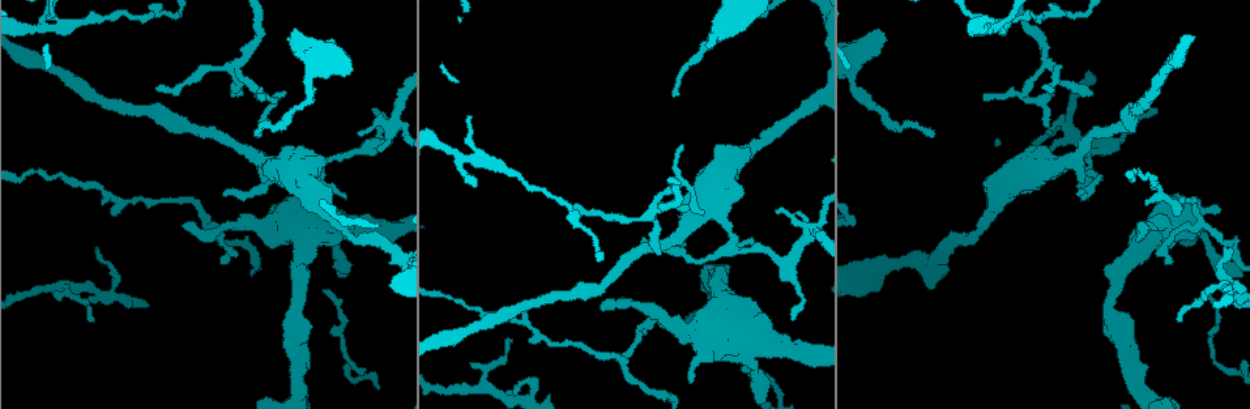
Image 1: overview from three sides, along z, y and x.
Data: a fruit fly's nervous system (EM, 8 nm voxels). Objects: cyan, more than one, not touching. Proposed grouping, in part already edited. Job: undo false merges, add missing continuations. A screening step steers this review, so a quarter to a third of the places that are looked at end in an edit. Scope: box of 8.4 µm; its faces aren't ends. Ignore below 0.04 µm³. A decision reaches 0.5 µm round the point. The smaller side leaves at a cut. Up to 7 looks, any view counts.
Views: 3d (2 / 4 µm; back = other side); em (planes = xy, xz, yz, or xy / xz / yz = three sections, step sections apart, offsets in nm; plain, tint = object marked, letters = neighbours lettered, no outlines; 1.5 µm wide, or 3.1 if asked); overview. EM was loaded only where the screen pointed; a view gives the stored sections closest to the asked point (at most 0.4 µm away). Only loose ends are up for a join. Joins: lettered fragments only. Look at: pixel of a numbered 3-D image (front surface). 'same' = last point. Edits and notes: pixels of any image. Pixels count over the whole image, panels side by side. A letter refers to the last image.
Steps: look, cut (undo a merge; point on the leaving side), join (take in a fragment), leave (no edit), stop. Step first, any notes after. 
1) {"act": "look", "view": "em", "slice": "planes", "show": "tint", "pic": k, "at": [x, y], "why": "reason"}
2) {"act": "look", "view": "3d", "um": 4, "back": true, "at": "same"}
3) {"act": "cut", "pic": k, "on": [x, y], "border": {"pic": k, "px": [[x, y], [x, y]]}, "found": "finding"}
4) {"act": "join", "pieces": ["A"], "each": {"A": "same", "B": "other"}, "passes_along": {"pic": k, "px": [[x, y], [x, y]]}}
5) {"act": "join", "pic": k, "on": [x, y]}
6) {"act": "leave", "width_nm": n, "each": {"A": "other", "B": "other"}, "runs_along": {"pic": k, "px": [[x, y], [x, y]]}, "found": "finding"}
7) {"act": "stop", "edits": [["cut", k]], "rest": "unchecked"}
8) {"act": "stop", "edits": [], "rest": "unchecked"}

{"act": "look", "view": "3d", "um": 4, "pic": 1, "at": [998, 25], "why": "sharp bend"}

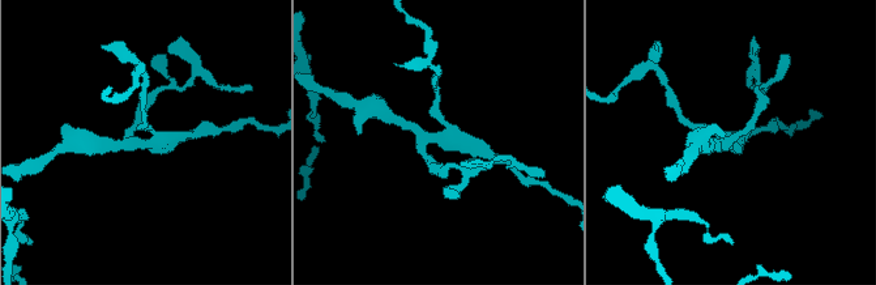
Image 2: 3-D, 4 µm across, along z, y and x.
{"act": "look", "view": "em", "slice": "planes", "show": "letters", "pic": 2, "at": [727, 142], "arms": 4}

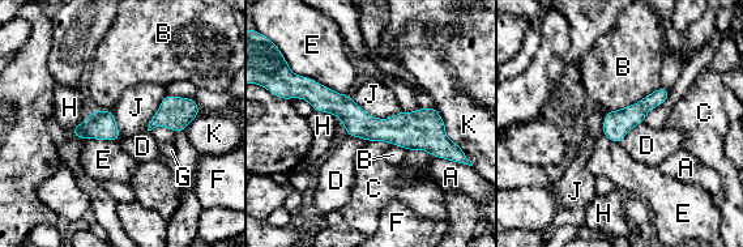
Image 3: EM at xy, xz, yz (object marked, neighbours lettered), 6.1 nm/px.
{"act": "leave", "width_nm": 120, "each": {"A": "other", "B": "other", "C": "other", "D": "other", "E": "other", "F": "other", "G": "other", "H": "other", "J": "other", "K": "other"}, "border": {"pic": 3, "px": [[349, 96], [379, 118], [401, 111]]}, "found": "all the same neuron"}

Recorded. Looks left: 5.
{"act": "look", "view": "3d", "um": 2, "pic": 1, "at": [885, 41], "why": "free end"}

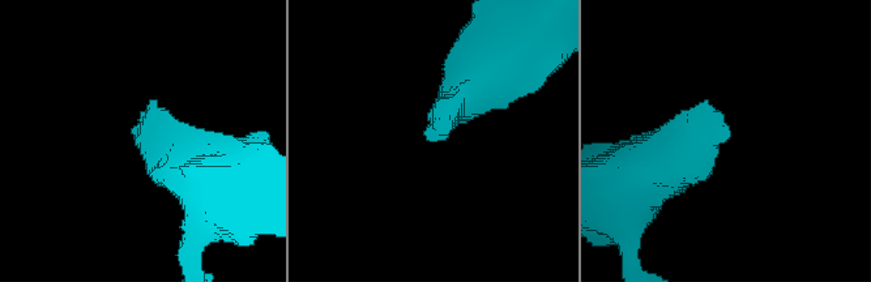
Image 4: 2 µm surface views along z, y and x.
{"act": "look", "view": "em", "slice": "planes", "show": "plain", "pic": 4, "at": [429, 135]}

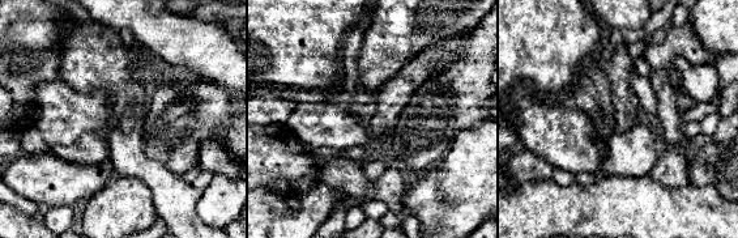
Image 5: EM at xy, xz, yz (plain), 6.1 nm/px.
{"act": "look", "view": "em", "slice": "planes", "show": "letters", "at": "same"}

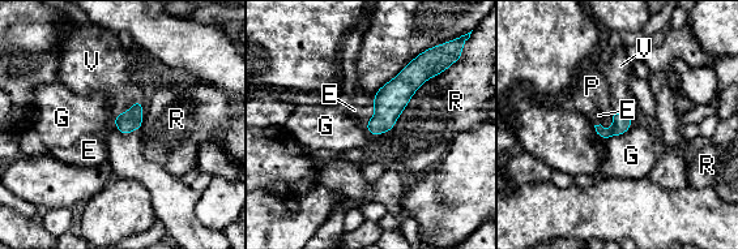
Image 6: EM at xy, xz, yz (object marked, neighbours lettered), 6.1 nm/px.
{"act": "join", "pieces": ["V"], "each": {"E": "other", "G": "other", "P": "other", "R": "other", "V": "same"}, "passes_along": {"pic": 6, "px": [[126, 123], [136, 102], [107, 73]]}, "found": "the neuron continues"}

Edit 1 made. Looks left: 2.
{"act": "look", "view": "em", "slice": "planes", "show": "letters", "pic": 1, "at": [1047, 85], "why": "tapers out"}

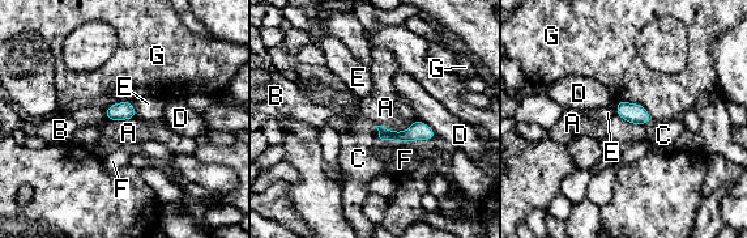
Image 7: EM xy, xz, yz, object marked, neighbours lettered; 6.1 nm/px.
{"act": "leave", "each": {"A": "other", "B": "other", "C": "other", "D": "other", "E": "other", "F": "other", "G": "other"}, "border": {"pic": 7, "px": [[617, 101], [640, 103], [652, 120]]}, "found": "none of them fits"}

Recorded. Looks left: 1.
{"act": "stop", "edits": [["join", 6]], "rest": "unchecked"}

